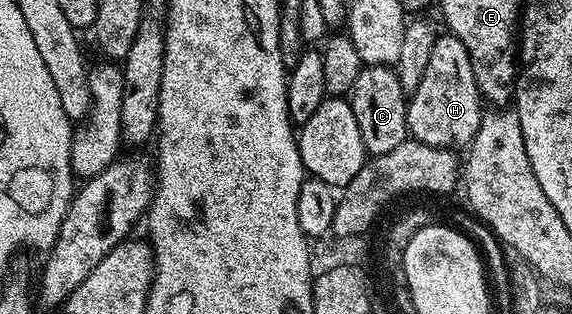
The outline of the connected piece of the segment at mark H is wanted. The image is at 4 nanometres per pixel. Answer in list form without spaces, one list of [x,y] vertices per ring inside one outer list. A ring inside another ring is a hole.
[[[437,34],[426,74],[418,89],[408,99],[408,134],[419,143],[435,147],[464,149],[478,133],[482,114],[480,90],[474,81],[470,53],[457,35]],[[461,147],[461,148],[460,148]]]

